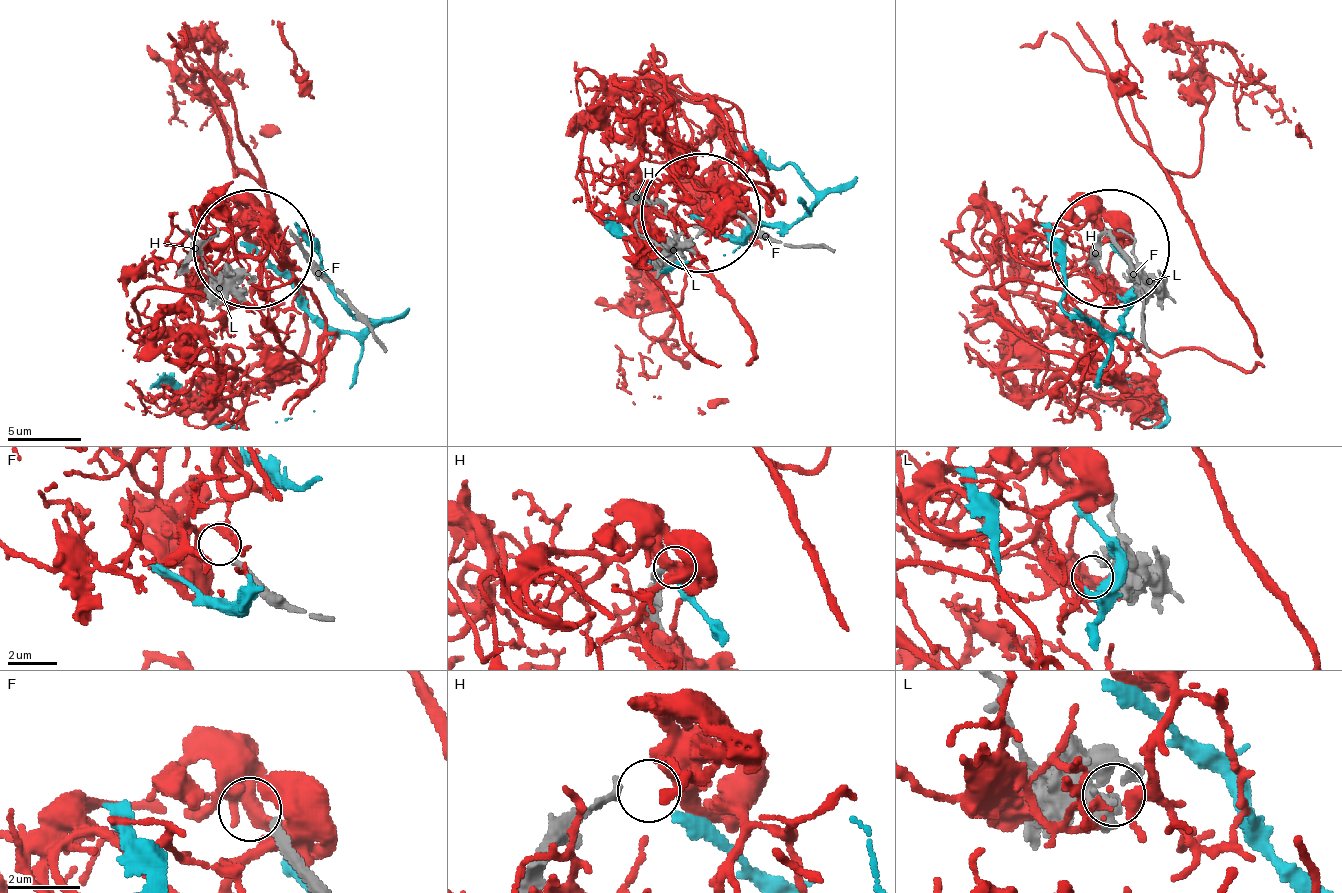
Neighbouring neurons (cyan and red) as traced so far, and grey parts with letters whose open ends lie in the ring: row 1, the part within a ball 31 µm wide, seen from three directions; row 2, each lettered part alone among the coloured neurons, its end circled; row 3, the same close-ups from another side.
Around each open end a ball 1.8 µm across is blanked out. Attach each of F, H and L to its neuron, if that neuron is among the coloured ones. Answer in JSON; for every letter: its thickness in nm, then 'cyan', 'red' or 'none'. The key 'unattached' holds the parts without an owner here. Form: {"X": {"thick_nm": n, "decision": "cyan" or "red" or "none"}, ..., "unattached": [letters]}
{"F": {"thick_nm": 240, "decision": "none"}, "H": {"thick_nm": 240, "decision": "cyan"}, "L": {"thick_nm": 280, "decision": "red"}, "unattached": ["F"]}

